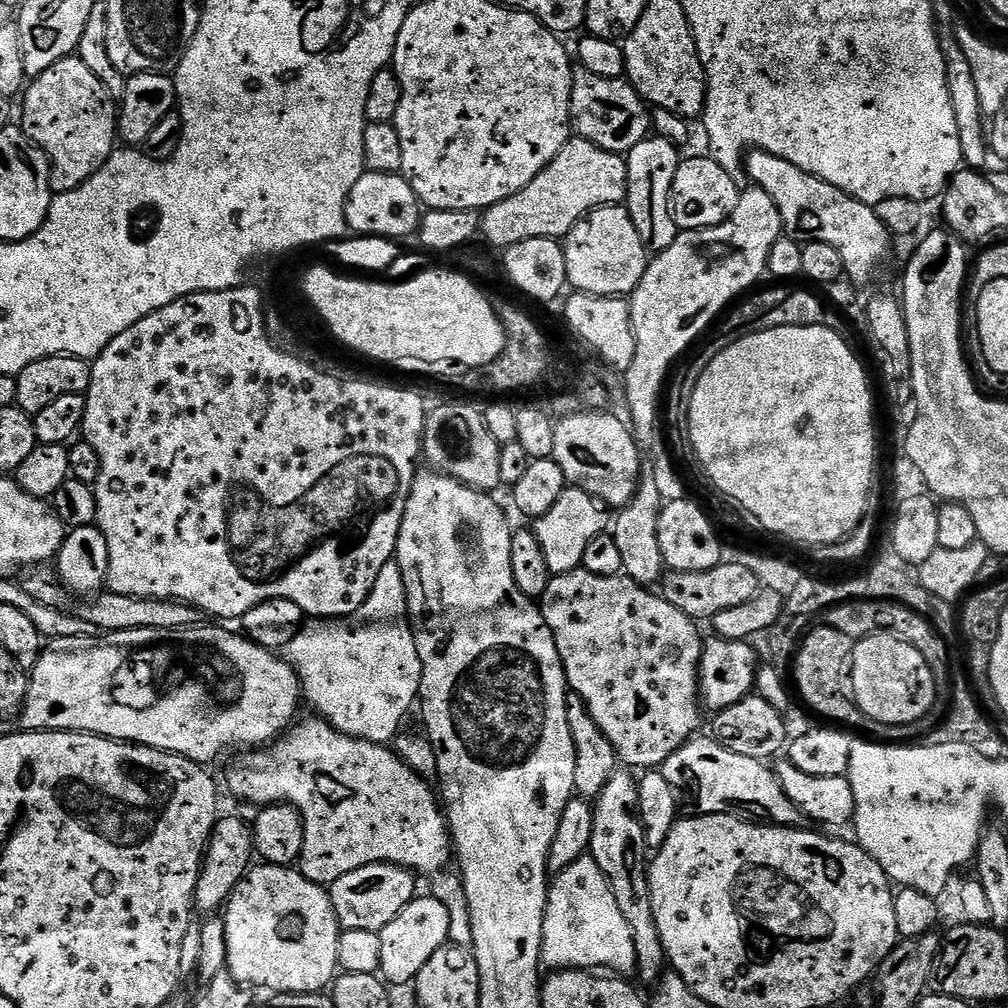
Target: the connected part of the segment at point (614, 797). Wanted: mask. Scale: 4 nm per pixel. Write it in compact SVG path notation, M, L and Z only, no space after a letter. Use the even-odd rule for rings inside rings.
M618 770L612 775L610 782L606 782L606 790L602 790L602 794L594 801L594 834L590 834L588 852L605 875L614 899L633 932L635 975L640 976L642 983L652 986L666 971L666 957L658 926L654 922L654 906L648 893L646 856L644 860L646 845L639 811L637 777L631 771Z

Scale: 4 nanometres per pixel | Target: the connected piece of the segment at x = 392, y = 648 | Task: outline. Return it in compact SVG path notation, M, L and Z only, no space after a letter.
M394 562L382 566L382 570L378 574L378 578L374 581L374 590L370 590L370 594L366 598L366 602L362 602L362 606L352 616L343 618L316 618L311 622L305 623L300 632L282 649L283 659L287 660L288 665L296 672L296 676L300 679L300 686L303 695L317 708L319 719L326 720L333 724L342 734L353 736L359 740L366 742L374 742L385 746L391 745L395 741L398 733L405 727L404 719L408 716L408 711L413 711L414 705L417 703L420 695L420 683L422 682L422 658L418 658L418 646L416 639L412 633L412 622L408 618L408 599L406 598L406 586L402 582L402 570Z

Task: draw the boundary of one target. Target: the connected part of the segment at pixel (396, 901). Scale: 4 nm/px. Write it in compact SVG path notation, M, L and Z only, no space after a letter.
M371 864L358 870L350 870L350 874L342 874L330 885L330 895L334 914L338 918L341 929L382 931L411 900L416 899L417 877L407 868L399 868L396 864Z

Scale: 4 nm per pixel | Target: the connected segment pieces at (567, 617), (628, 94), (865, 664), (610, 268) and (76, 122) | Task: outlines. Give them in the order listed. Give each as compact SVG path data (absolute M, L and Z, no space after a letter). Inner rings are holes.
M582 566L574 572L553 575L542 597L542 611L546 626L550 626L550 630L554 634L554 642L558 646L558 654L564 667L564 677L568 679L569 689L580 695L590 718L594 718L594 722L598 722L598 730L602 730L602 734L606 734L606 738L614 746L617 757L623 763L625 760L629 764L625 764L629 769L659 769L666 762L666 758L670 758L670 754L674 754L687 740L697 735L699 728L696 727L700 724L700 712L702 713L702 704L698 697L700 694L700 655L704 649L704 640L702 635L700 636L699 630L696 629L699 628L697 621L693 620L691 616L682 614L682 610L678 610L678 606L670 606L670 602L666 602L663 596L649 590L643 584L637 584L626 574L599 576L590 574Z
M576 66L572 69L572 101L570 128L581 140L594 142L607 152L627 154L638 142L652 132L652 113L649 105L624 78L598 78L590 70Z
M887 632L855 641L850 661L850 691L865 717L882 726L912 724L936 704L937 673L910 642Z
M624 206L592 209L563 237L562 243L568 284L576 292L624 298L642 282L642 274L648 269L650 253L642 238L638 238L638 230L634 230L634 222Z
M73 54L67 56L65 60L54 62L50 70L35 77L27 85L22 96L23 100L22 127L29 140L44 151L48 163L52 166L50 186L53 193L69 192L82 186L82 182L91 178L111 158L118 144L118 108L114 103L114 97L106 90L106 86L102 86L102 82L94 78L94 73L86 66L86 62L80 60L79 55Z

